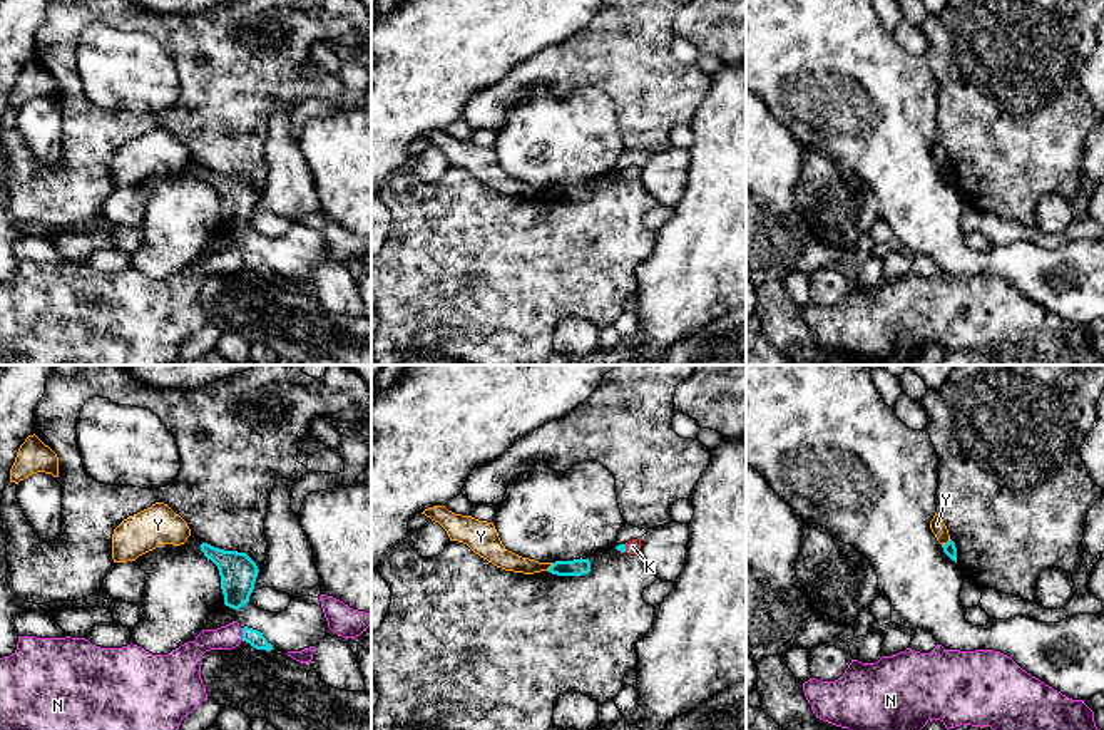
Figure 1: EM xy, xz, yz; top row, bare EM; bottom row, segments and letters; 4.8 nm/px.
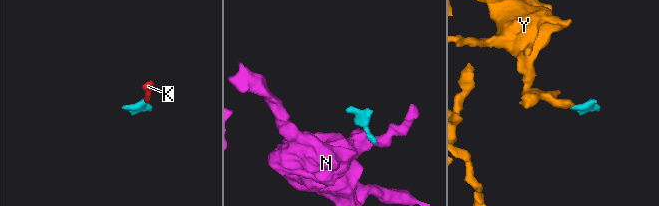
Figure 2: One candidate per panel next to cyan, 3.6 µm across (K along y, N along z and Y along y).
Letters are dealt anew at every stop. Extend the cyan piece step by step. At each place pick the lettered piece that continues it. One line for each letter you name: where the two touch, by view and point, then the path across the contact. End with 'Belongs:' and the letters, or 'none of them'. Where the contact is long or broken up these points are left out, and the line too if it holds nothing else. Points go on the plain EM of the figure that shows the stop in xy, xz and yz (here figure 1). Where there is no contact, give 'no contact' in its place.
K: xz (624, 173) | across xz (621, 173), (624, 173), (633, 171)
Belongs: K

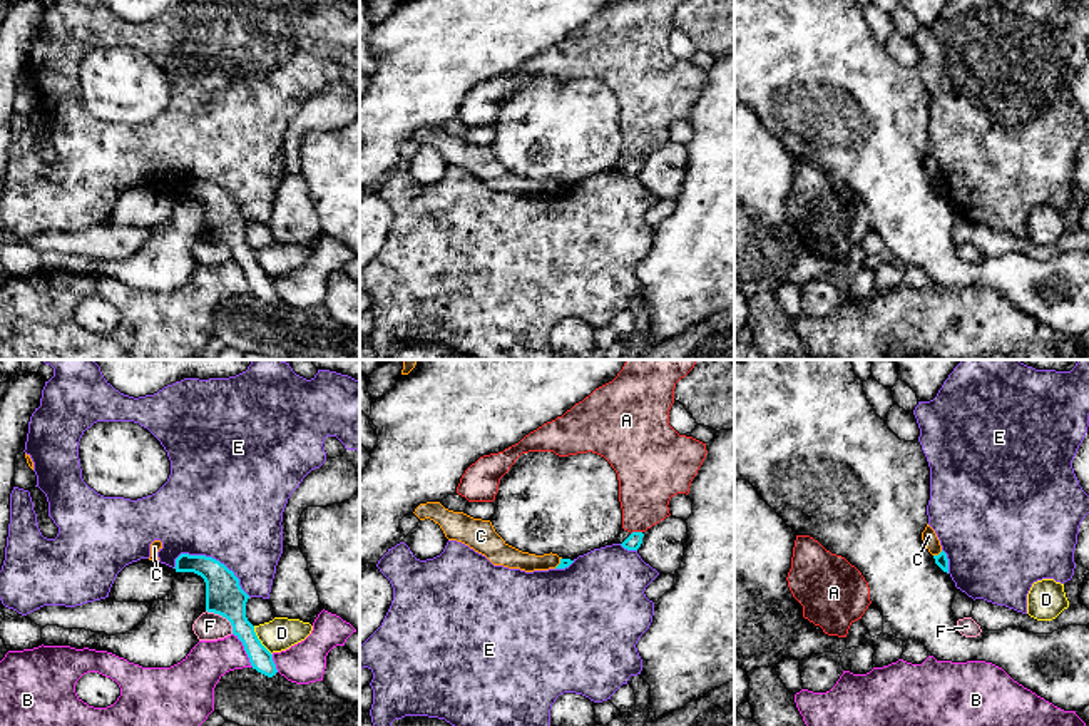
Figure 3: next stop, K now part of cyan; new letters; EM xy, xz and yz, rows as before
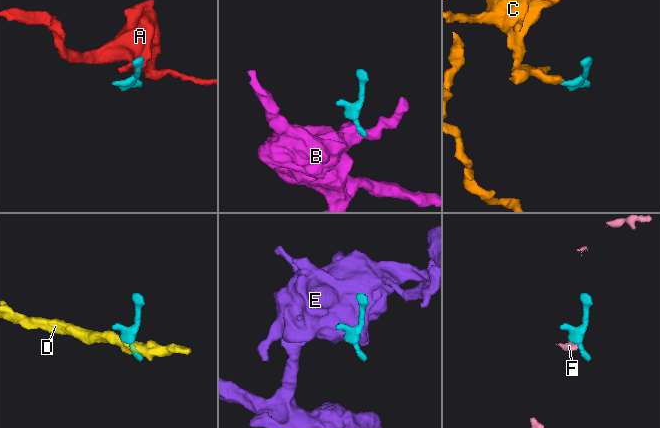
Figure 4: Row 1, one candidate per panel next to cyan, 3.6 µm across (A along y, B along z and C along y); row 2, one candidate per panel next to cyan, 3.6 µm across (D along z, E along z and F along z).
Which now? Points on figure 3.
Belongs: none of them

